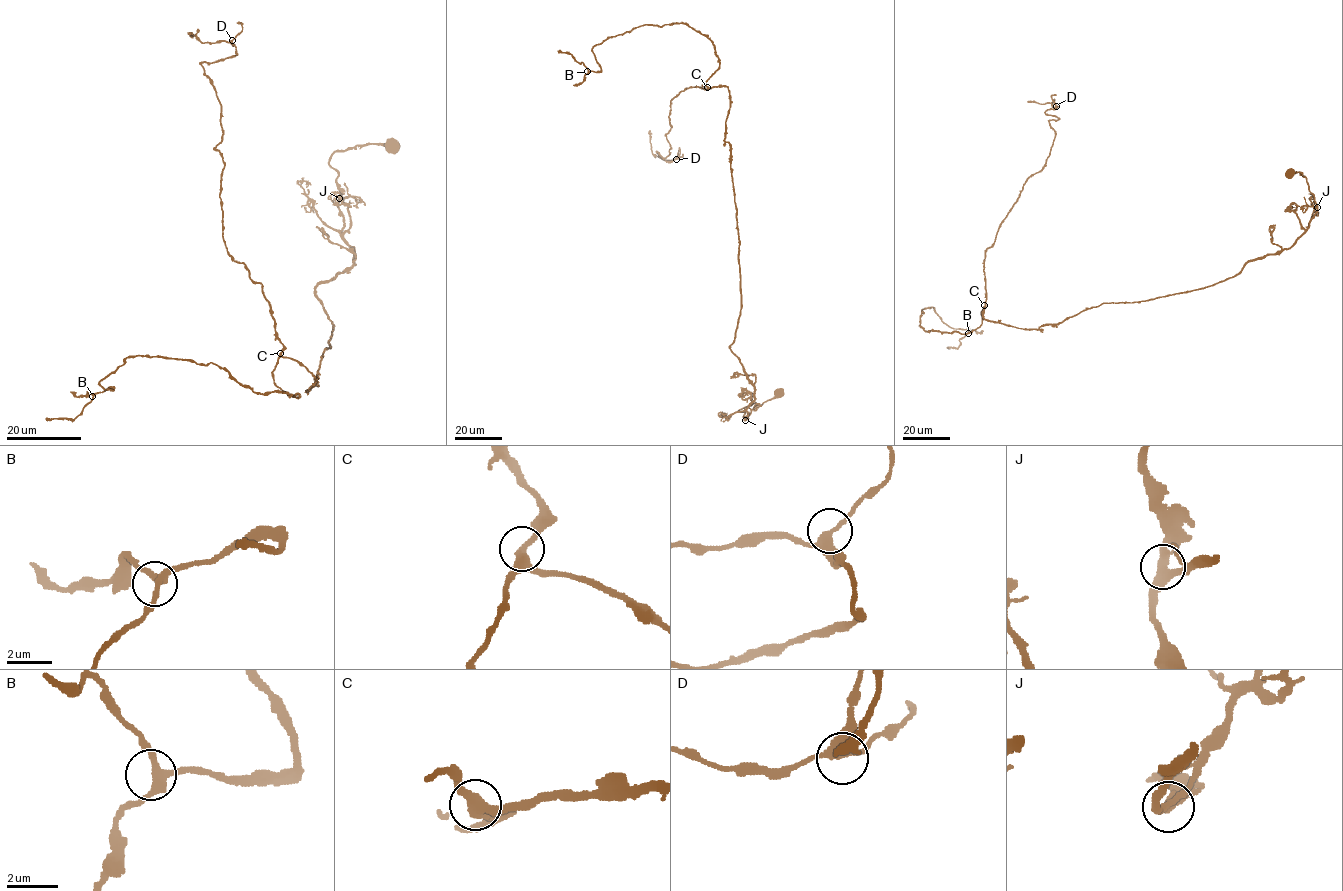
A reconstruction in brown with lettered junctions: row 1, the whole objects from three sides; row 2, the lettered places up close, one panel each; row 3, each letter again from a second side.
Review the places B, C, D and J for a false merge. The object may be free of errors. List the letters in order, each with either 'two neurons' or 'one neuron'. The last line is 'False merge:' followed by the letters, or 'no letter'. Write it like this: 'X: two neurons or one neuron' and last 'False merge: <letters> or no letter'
B: one neuron
C: one neuron
D: one neuron
J: one neuron
False merge: no letter

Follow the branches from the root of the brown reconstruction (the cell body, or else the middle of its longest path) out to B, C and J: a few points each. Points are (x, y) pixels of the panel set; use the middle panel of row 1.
B: (778, 391), (744, 420), (729, 90), (703, 85), (714, 44), (644, 24), (596, 44), (587, 71)
C: (778, 391), (740, 409), (744, 420), (754, 385), (730, 349), (740, 278), (724, 141), (729, 90), (707, 87)
J: (778, 391), (759, 405), (754, 403), (740, 409), (739, 411), (744, 413), (745, 420)

